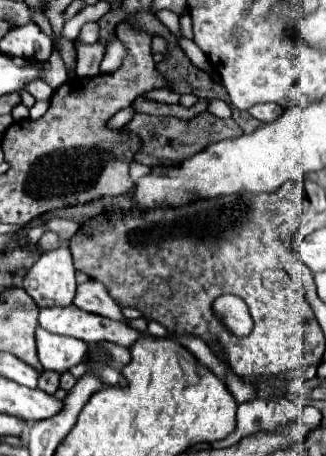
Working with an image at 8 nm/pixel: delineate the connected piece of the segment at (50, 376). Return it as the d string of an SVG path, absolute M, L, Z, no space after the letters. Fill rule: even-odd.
M43 371L37 387L45 389L47 393L55 393L57 387L59 387L59 373L55 373L55 371Z

